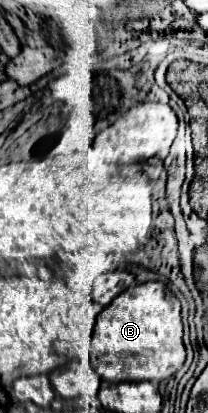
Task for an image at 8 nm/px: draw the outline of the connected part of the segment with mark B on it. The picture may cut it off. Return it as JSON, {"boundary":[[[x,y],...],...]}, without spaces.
{"boundary":[[[162,281],[128,287],[98,315],[90,347],[90,363],[106,383],[162,381],[172,377],[182,367],[184,359],[180,301]]]}

